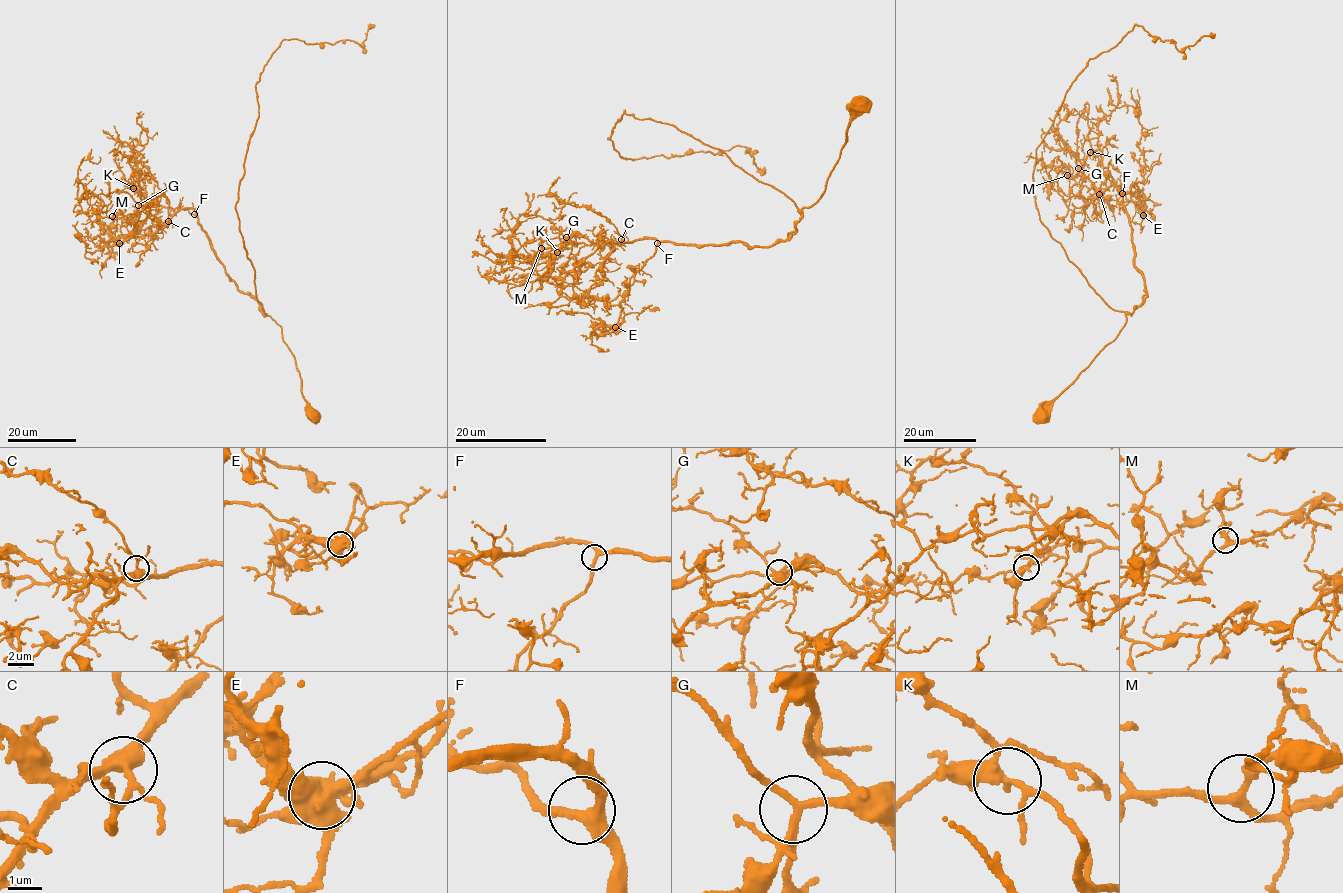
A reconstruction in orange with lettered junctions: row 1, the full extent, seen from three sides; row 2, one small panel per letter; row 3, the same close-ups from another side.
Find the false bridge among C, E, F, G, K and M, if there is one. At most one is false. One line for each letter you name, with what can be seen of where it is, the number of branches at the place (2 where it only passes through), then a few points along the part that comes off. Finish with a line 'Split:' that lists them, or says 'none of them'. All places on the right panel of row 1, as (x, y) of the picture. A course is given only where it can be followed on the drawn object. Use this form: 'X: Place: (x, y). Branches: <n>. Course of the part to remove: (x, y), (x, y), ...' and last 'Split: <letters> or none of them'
E: Place: (1143, 215). Branches: 5. Course of the part to remove: (1143, 216), (1116, 185), (1113, 190)
Split: E

